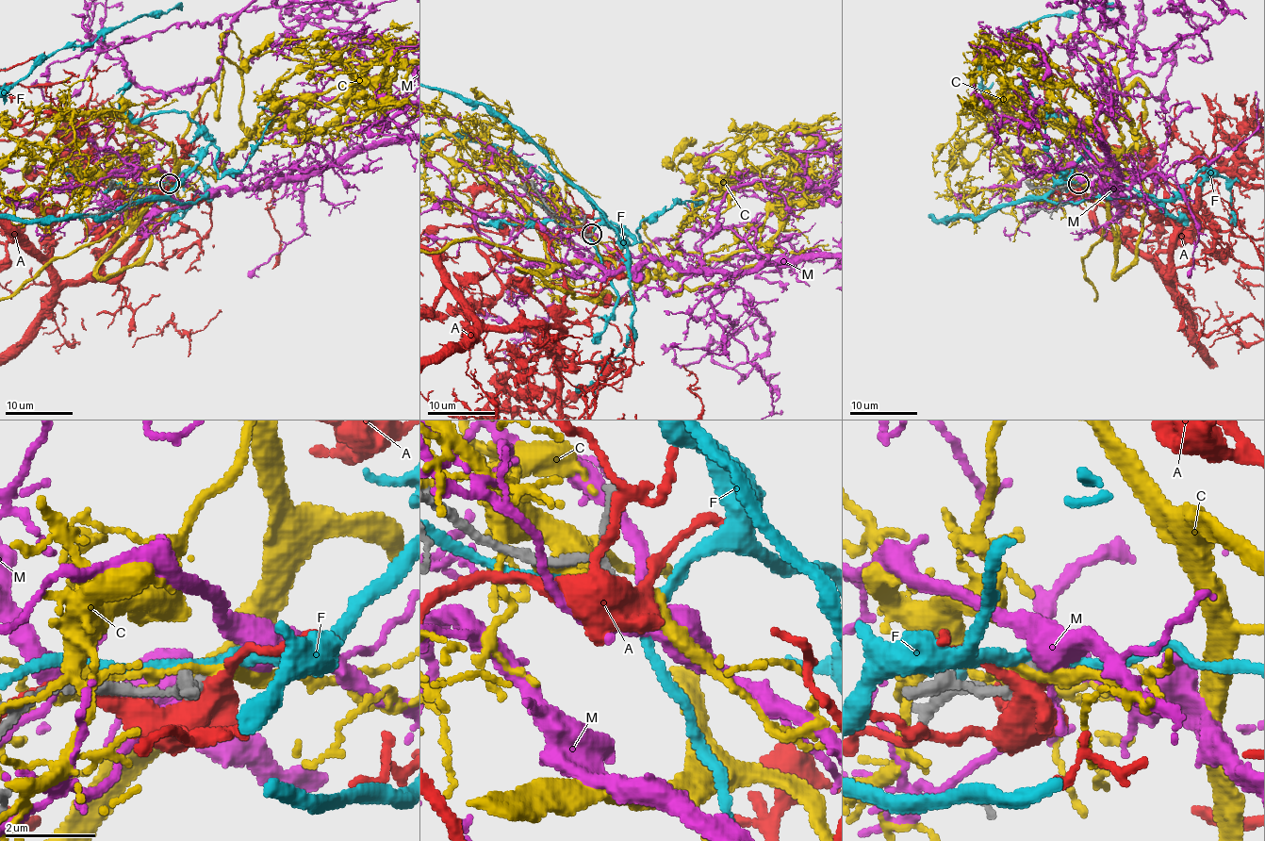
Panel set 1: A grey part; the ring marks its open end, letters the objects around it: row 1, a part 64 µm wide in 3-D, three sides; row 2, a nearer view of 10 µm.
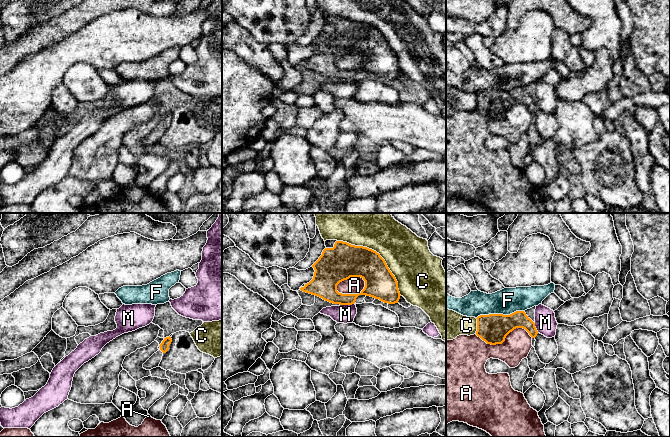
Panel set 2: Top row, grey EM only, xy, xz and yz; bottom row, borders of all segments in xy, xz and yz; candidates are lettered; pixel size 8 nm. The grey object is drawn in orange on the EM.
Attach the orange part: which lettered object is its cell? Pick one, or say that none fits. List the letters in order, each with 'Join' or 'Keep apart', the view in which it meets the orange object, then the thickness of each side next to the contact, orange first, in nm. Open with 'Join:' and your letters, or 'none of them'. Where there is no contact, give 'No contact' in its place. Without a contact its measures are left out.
Join: none of them
A: Keep apart. Touches orange in xz. Thickness 240 nm (orange) against 140 nm
C: Keep apart. Touches orange in xz. Thickness 260 nm (orange) against 360 nm
F: Keep apart. Touches orange in yz. Thickness 240 nm (orange) against 200 nm
M: Keep apart. Touches orange in xz. Thickness 200 nm (orange) against 150 nm

